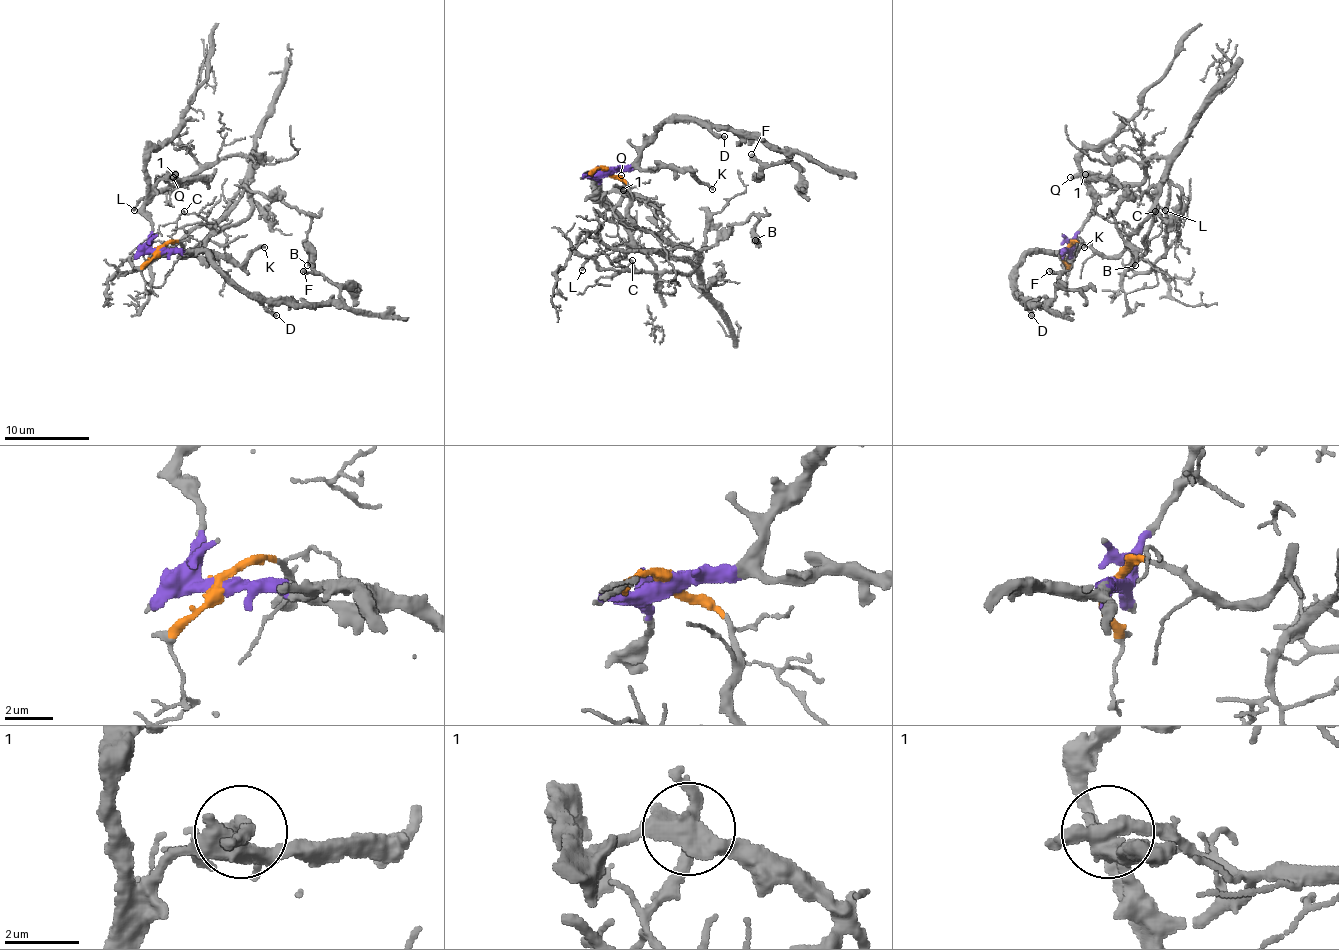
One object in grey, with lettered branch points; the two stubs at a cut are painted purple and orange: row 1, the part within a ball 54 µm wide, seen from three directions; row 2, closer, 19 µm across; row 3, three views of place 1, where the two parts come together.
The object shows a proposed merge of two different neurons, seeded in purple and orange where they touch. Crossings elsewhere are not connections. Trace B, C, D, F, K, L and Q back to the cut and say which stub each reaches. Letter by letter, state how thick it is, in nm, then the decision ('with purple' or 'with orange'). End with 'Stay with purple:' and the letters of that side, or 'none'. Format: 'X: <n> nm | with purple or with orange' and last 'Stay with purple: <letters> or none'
B: 190 nm | with orange
C: 120 nm | with orange
D: 280 nm | with purple
F: 340 nm | with purple
K: 260 nm | with purple
L: 220 nm | with orange
Q: 280 nm | with orange
Stay with purple: D, F, K

